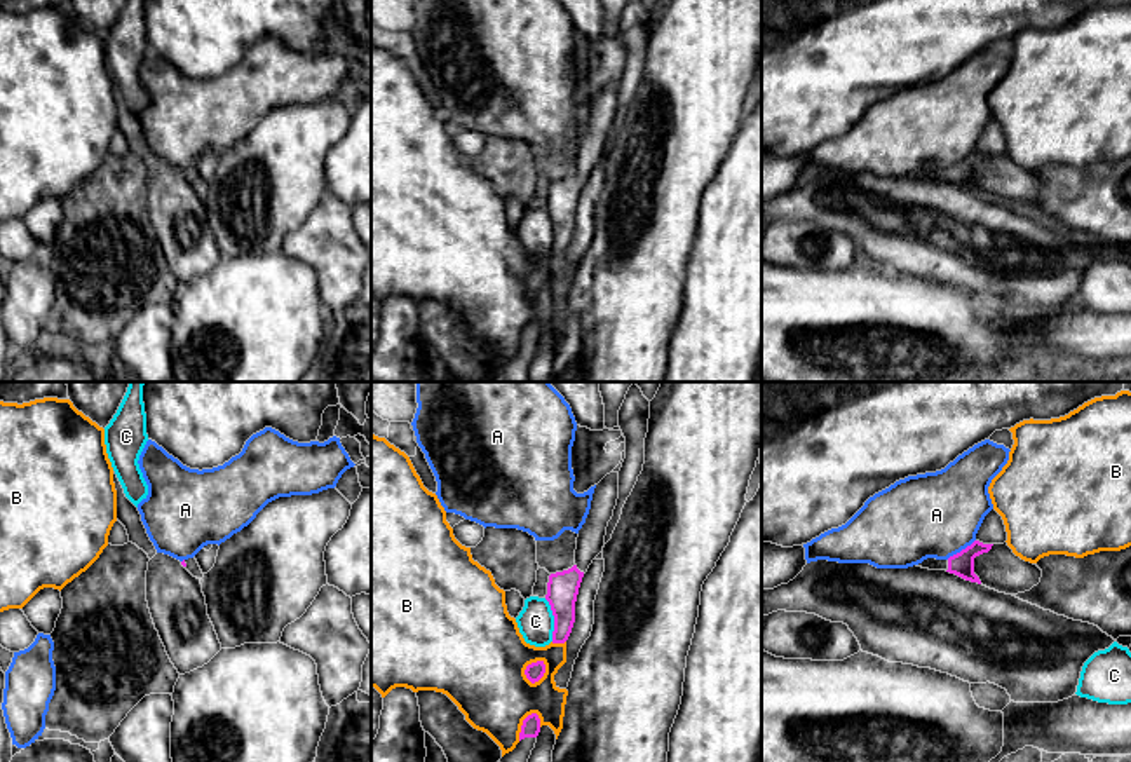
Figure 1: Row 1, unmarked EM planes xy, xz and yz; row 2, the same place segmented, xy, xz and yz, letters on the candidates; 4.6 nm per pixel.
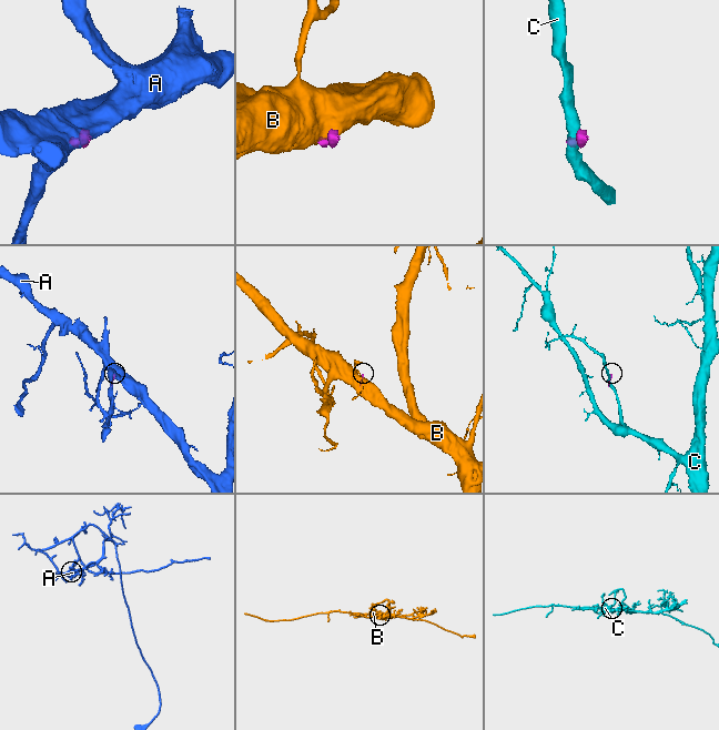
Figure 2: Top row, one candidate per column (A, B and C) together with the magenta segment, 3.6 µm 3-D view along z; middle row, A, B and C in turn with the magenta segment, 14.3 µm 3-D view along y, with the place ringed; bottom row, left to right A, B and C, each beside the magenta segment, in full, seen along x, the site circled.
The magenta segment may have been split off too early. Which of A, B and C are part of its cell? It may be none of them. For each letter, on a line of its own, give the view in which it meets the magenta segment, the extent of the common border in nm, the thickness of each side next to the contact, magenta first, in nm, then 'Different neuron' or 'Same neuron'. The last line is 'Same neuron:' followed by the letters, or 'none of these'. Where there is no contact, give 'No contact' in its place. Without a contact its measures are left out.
A: Touches magenta in yz. Shared border 160 nm. Thickness 110 nm (magenta) against 400 nm. Different neuron
B: Touches magenta in xz. Shared border 130 nm. Thickness 90 nm (magenta) against 340 nm. Different neuron
C: Touches magenta in xz. Shared border 200 nm. Thickness 140 nm (magenta) against 170 nm. Different neuron
Same neuron: none of these

